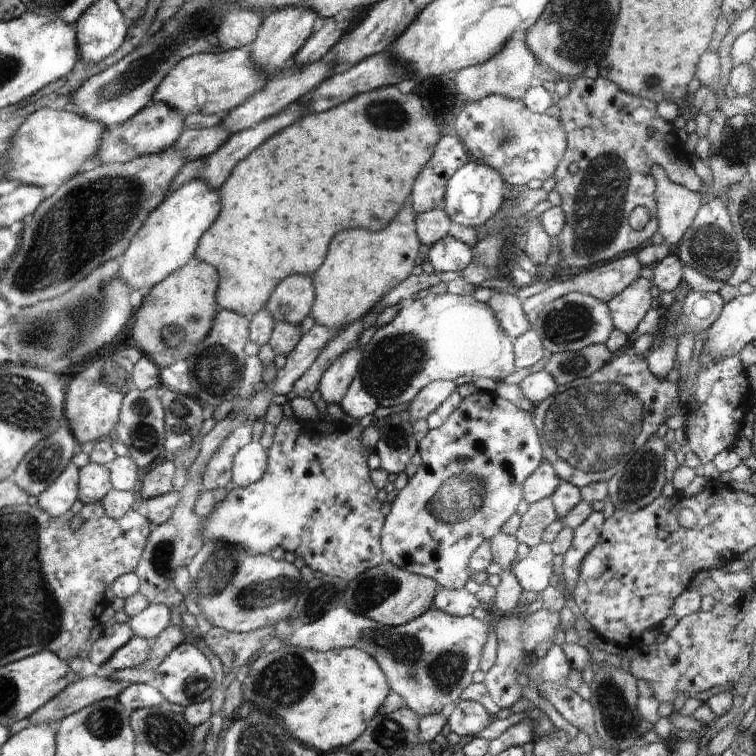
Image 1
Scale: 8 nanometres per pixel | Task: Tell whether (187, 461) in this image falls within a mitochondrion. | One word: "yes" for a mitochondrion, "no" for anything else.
no

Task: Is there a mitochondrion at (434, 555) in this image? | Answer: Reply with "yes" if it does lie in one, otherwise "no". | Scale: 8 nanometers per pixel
no

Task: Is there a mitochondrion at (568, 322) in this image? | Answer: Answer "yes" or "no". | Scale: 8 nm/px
yes

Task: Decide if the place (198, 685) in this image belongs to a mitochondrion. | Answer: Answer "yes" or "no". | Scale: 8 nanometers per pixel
yes

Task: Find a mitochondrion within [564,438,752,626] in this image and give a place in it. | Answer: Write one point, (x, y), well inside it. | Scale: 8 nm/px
(638, 482)

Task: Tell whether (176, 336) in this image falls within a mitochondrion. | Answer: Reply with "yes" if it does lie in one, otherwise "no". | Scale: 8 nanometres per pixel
yes

